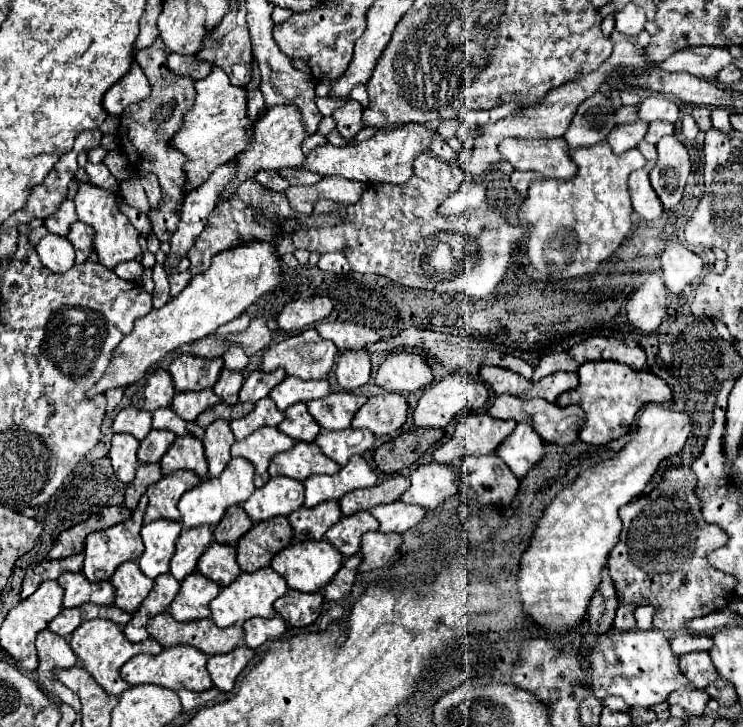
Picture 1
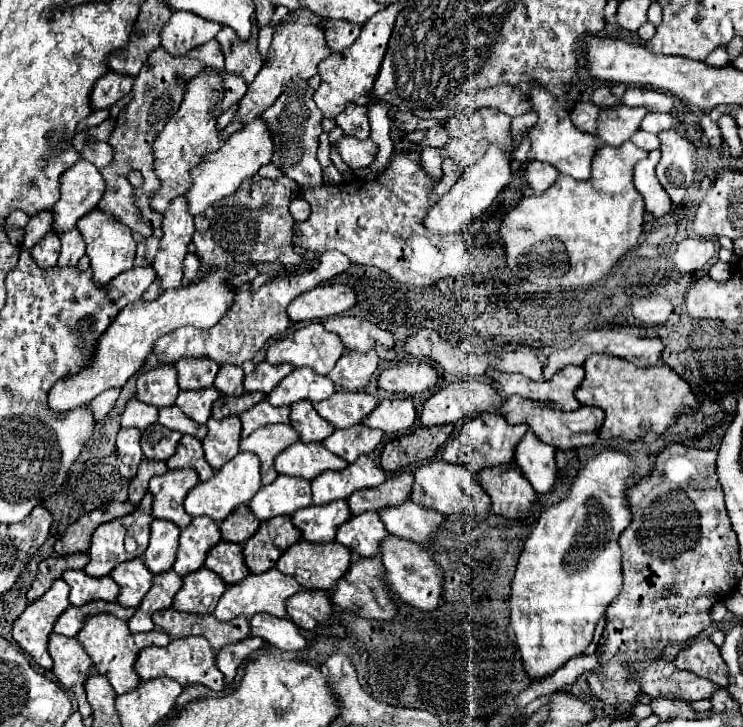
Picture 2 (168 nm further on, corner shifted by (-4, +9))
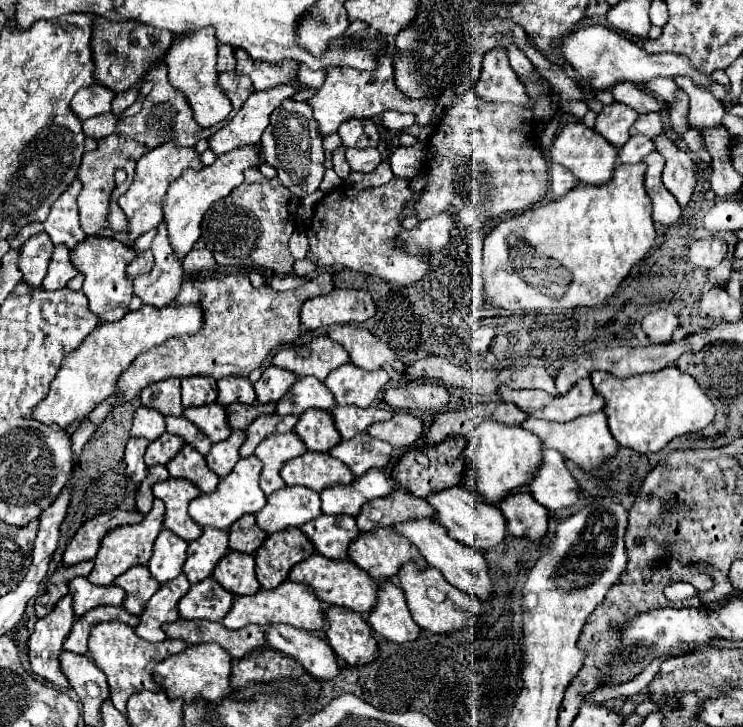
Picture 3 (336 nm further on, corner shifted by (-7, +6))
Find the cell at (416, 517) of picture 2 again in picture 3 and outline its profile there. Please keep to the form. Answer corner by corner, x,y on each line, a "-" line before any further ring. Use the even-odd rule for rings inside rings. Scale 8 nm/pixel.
421,519
421,521
407,521
407,523
399,523
393,527
399,535
407,537
407,541
411,545
415,545
421,553
421,557
435,569
439,569
443,573
443,577
457,589
475,595
481,601
487,601
493,595
491,589
491,577
489,577
489,569
487,569
487,561
483,559
481,553
475,553
471,547
455,541
449,537
449,533
435,521
429,519

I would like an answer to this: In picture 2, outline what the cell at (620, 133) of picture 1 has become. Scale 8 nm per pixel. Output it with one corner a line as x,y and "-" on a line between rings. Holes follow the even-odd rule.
624,104
602,110
598,118
598,136
608,146
620,146
632,138
644,116
646,108
630,108

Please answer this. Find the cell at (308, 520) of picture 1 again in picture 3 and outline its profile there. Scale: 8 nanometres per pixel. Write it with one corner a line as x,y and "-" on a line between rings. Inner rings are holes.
321,515
305,523
301,531
311,539
319,555
333,561
347,559
349,543
361,533
355,519
349,515

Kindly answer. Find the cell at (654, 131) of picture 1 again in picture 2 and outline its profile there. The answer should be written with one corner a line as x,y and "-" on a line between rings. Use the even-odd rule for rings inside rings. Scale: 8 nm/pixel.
648,112
646,118
642,120
642,130
646,132
652,132
652,134
658,134
662,130
670,130
674,124
672,120
672,114
660,114
660,112

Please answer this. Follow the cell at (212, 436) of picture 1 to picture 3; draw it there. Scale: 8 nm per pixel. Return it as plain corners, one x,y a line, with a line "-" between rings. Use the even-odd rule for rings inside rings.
233,431
227,441
215,443
207,455
207,465
213,473
219,475
219,479
227,477
235,463
239,461
239,447
243,445
245,433
243,431

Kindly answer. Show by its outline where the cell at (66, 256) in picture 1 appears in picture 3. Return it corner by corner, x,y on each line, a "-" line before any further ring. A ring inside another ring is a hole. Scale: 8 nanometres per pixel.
45,233
29,237
19,249
19,271
23,273
23,283
29,287
41,287
51,255
53,243

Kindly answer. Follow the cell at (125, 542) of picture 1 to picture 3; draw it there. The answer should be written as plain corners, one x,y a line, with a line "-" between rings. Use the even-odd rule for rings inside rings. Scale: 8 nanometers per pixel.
155,499
153,501
153,509
149,511
149,515
145,515
145,519
139,525
123,525
117,527
113,531
109,531
101,543
101,549
95,557
95,569
91,571
91,575
87,577
93,585
111,585
113,579
117,579
119,575
123,575
129,567
135,565
147,565
147,561
151,559
151,549
153,549
153,541
157,539
159,531
163,529
163,515
165,515
165,505

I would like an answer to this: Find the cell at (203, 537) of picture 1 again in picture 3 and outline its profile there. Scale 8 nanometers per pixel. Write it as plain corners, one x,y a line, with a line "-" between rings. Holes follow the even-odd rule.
203,527
203,535
189,543
187,561
183,573
191,583
199,583
213,575
215,565
229,551
229,533
215,531
213,527

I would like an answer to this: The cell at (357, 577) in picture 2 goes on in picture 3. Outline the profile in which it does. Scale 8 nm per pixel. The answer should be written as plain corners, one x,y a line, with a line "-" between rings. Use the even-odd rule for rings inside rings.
383,581
379,585
381,587
377,595
377,605
371,611
371,615
367,615
369,625
377,635
381,635
387,641
393,643
415,641
421,629
409,615
403,591
391,581

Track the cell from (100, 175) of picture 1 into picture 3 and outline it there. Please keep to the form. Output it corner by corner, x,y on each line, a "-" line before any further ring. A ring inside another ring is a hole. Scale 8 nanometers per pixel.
73,181
53,203
49,217
43,223
31,223
23,227
9,241
9,247
19,249
25,243
25,239
29,239
39,231
45,231
51,237
53,245
65,245
67,249
73,249
77,243
81,243
85,239
85,233
79,227
79,209
77,209
79,191
81,191
81,181

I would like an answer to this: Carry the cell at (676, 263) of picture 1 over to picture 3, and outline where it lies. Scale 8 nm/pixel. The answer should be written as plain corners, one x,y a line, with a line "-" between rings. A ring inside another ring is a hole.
721,237
699,239
689,249
689,261
701,269
717,267
727,255
727,243

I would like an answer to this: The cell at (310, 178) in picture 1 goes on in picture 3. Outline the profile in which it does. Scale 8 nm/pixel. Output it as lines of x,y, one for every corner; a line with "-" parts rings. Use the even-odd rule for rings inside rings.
285,99
281,107
277,107
271,113
269,127
263,131
263,137
261,137
261,147
265,149
265,155
267,155
265,161
277,169
279,181
295,195
301,195
299,199
319,189
319,183
323,181
323,173
325,173
323,137
317,133
311,107
305,101
297,103
293,99

